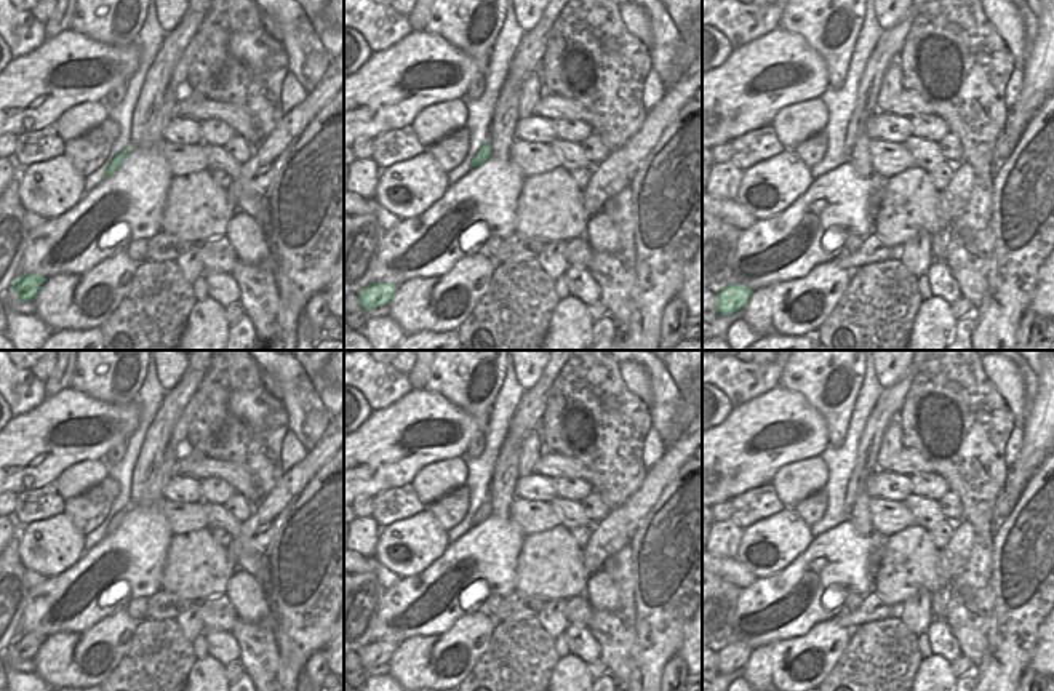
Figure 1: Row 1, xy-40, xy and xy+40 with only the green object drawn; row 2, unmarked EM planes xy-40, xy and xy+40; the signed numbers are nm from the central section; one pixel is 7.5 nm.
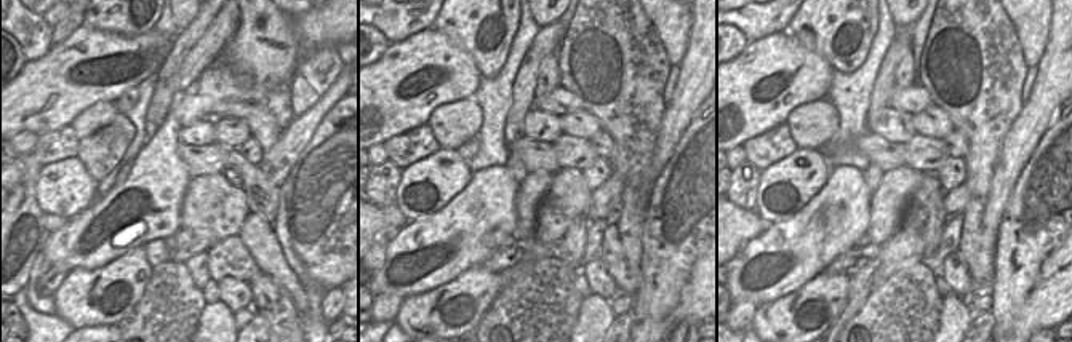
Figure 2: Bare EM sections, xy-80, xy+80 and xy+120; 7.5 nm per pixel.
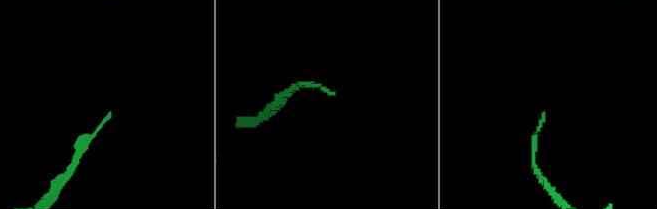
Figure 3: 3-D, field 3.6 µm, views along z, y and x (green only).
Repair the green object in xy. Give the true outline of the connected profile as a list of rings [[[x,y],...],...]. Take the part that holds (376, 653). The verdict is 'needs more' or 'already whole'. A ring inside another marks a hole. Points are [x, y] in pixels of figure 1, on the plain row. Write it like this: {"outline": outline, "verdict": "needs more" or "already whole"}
{"outline": [[[369,641],[358,651],[361,667],[366,670],[389,662],[397,648],[398,643],[392,641]]], "verdict": "already whole"}

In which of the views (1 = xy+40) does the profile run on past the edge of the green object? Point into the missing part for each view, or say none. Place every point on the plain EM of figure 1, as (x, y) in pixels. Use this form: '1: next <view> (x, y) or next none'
1: next none

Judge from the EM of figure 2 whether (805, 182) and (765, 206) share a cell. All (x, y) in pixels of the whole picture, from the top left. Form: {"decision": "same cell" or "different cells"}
{"decision": "same cell"}

